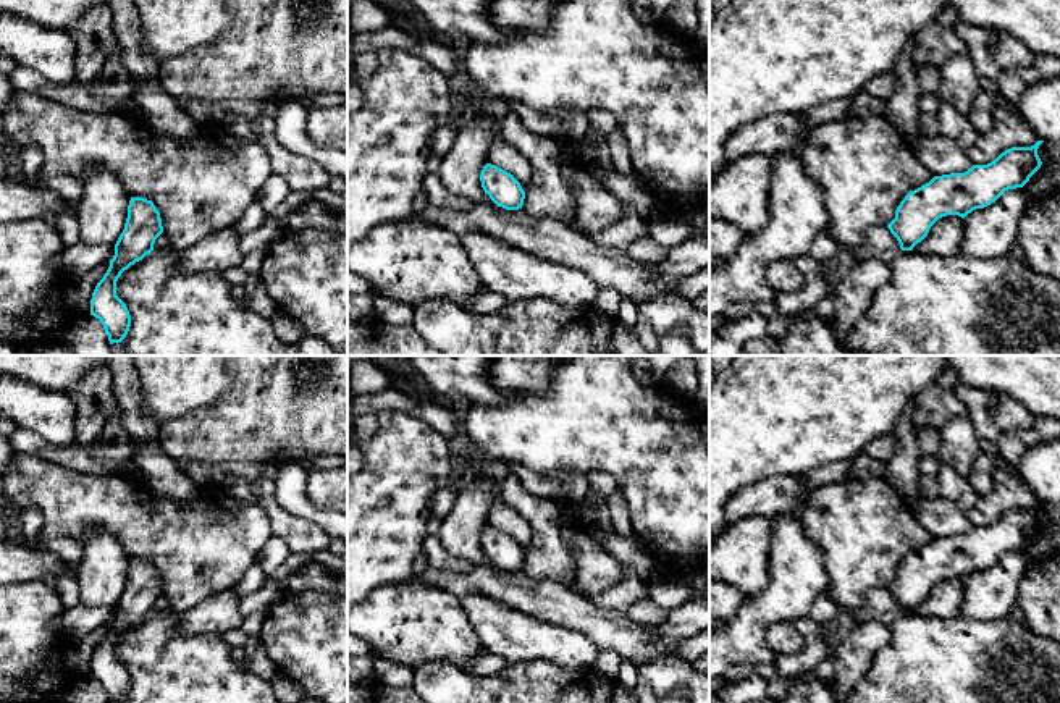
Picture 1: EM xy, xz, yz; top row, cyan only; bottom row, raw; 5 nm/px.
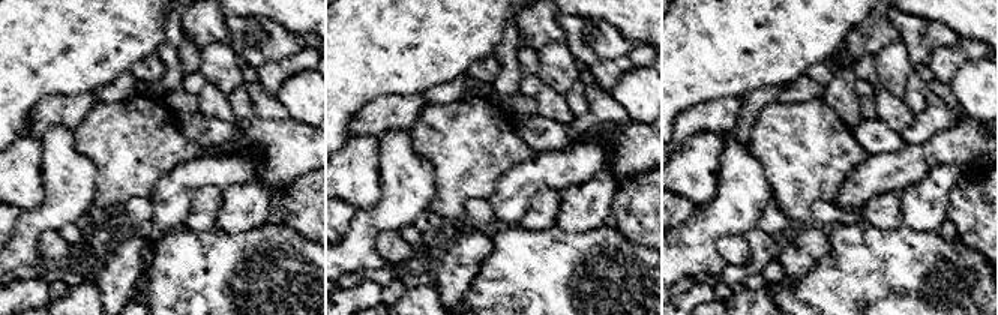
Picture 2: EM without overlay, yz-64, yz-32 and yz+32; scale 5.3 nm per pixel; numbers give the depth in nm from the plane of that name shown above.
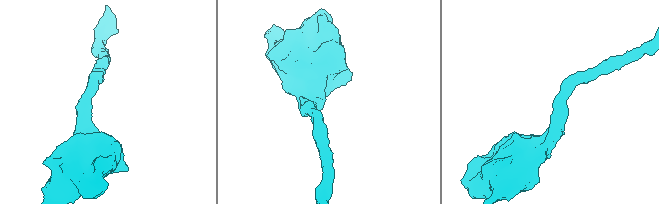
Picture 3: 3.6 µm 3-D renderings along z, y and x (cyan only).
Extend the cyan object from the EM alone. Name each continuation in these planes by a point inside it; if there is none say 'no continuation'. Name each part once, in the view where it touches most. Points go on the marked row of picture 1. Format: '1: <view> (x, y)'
no continuation

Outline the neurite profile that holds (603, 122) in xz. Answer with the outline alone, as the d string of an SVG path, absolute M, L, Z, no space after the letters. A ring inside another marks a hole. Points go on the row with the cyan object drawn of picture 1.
M588 110L585 112L590 128L608 137L616 128L616 118L606 110Z

